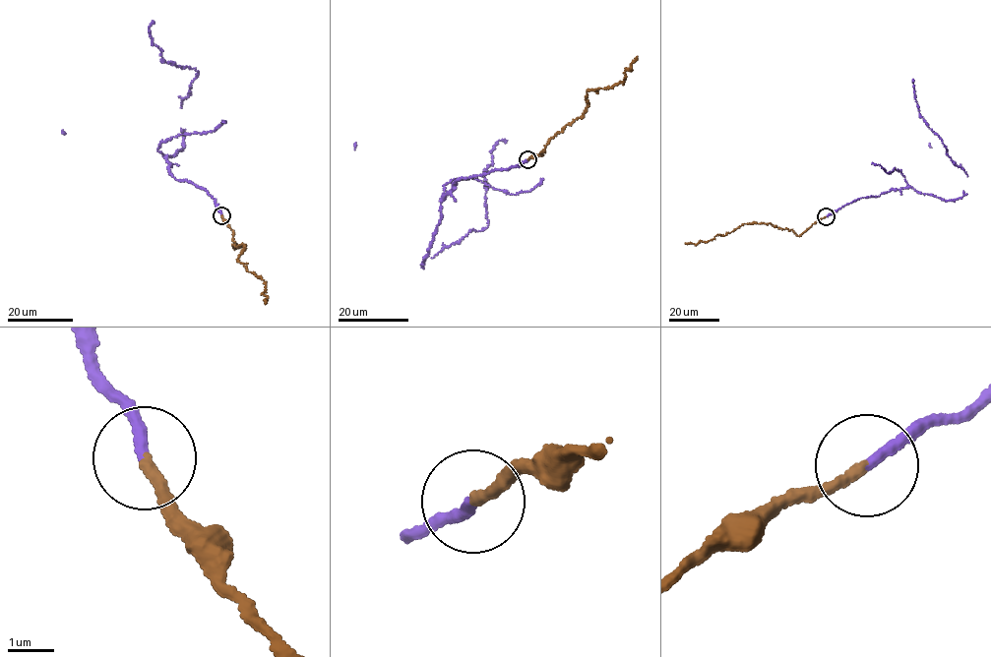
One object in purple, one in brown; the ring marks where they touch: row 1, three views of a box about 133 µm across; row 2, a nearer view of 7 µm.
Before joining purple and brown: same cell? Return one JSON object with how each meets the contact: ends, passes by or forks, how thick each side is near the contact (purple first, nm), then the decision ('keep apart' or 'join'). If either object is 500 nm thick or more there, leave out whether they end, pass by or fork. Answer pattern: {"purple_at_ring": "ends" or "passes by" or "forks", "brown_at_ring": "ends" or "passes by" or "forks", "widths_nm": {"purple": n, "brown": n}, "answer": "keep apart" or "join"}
{"purple_at_ring": "ends", "brown_at_ring": "ends", "widths_nm": {"purple": 240, "brown": 220}, "answer": "keep apart"}

